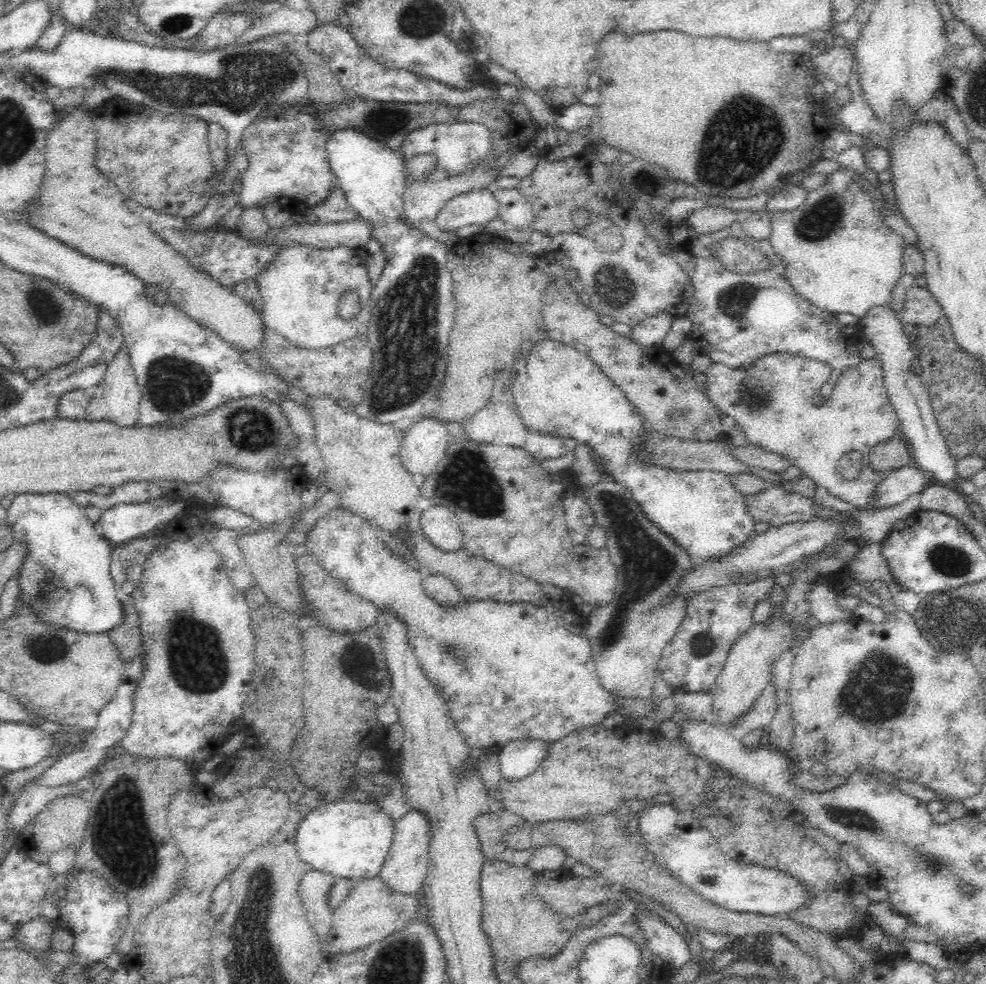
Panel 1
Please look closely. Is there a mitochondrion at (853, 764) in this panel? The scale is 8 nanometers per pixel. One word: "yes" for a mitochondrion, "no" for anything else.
no

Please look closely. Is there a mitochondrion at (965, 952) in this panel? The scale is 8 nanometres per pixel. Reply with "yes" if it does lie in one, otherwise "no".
no

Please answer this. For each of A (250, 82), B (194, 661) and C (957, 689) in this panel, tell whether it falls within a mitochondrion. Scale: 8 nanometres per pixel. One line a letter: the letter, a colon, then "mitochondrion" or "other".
A: mitochondrion
B: mitochondrion
C: other

